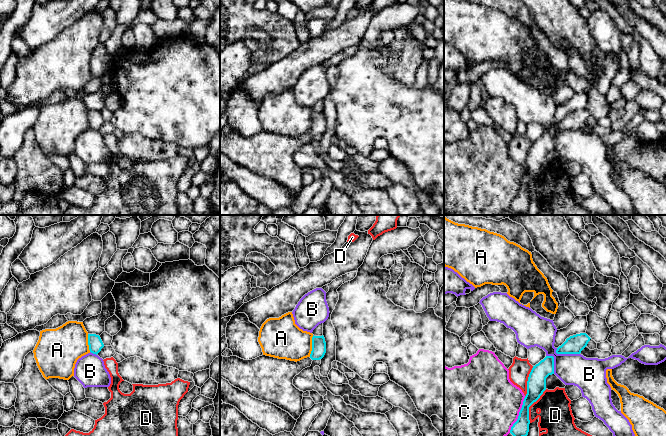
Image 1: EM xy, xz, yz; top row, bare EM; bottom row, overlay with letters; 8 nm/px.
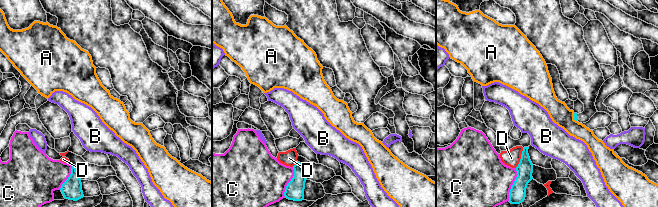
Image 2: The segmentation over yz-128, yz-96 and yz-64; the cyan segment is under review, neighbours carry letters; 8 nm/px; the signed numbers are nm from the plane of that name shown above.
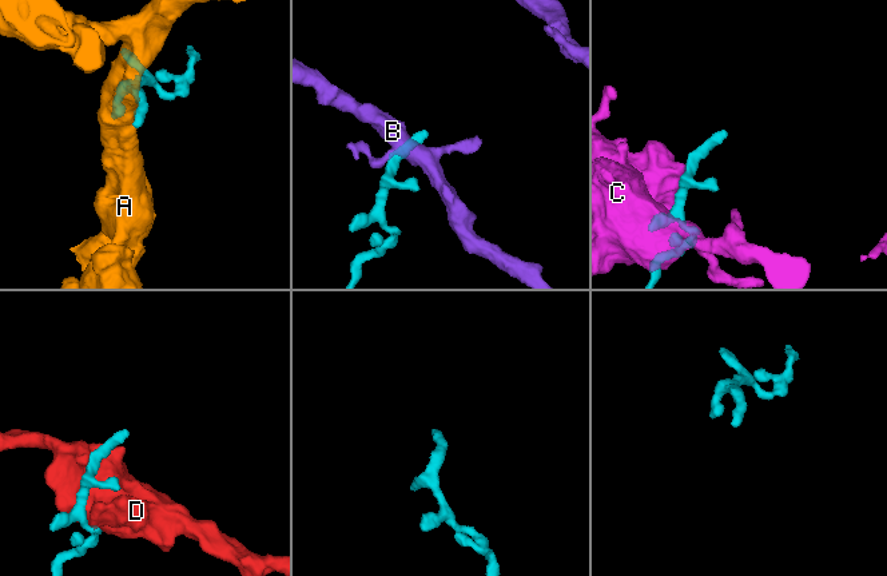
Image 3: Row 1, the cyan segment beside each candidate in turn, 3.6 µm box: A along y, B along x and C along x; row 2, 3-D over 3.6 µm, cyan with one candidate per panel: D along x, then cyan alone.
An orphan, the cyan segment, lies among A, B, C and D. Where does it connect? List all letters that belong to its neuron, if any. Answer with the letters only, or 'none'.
none

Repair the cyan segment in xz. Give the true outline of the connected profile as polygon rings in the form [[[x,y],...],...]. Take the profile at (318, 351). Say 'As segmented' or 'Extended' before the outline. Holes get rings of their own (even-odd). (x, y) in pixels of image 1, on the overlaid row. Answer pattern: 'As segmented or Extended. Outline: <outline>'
Extended. Outline: [[[313,335],[310,356],[297,362],[266,355],[244,360],[220,354],[220,376],[234,387],[276,405],[297,420],[303,412],[304,392],[293,385],[293,379],[303,369],[310,367],[313,360],[322,359],[325,353],[324,336]]]

